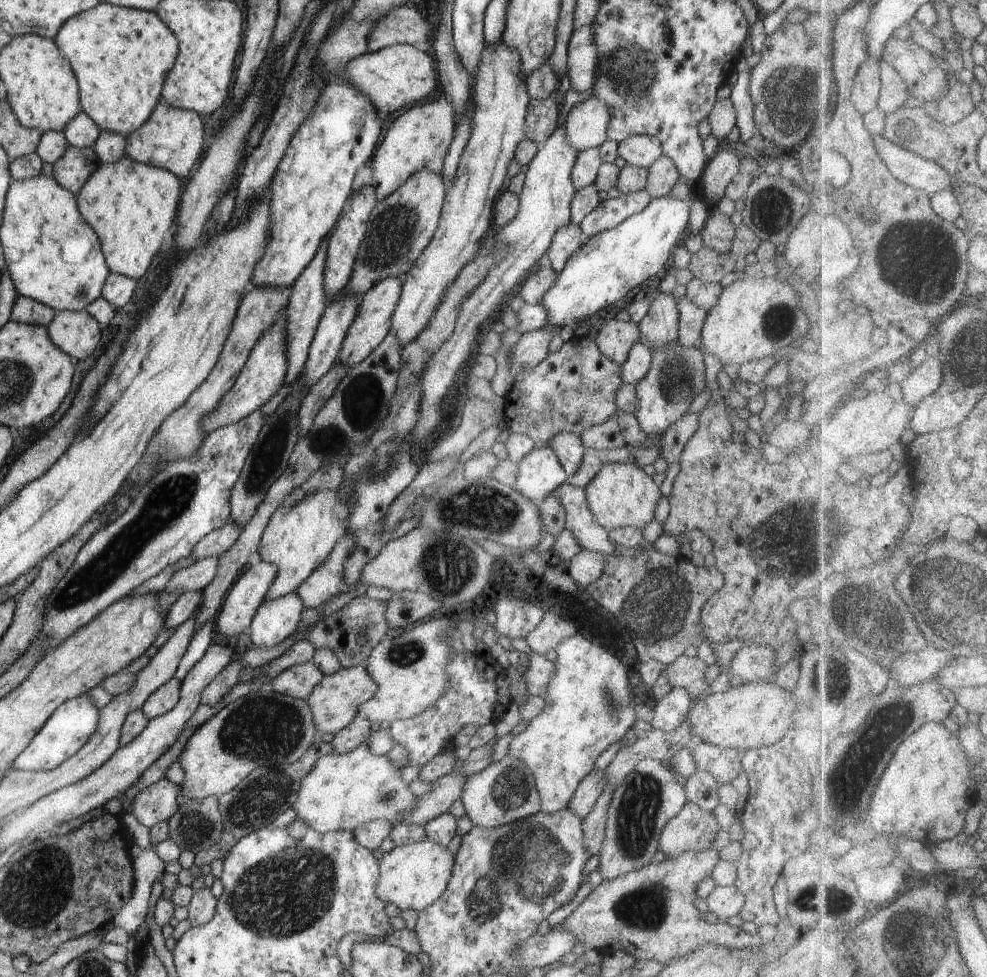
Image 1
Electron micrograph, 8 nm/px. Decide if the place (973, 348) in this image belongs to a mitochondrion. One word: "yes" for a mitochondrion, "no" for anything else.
yes

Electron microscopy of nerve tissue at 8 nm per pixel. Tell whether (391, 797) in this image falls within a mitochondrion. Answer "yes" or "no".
yes

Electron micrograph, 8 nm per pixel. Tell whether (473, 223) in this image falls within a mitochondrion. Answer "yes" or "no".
no

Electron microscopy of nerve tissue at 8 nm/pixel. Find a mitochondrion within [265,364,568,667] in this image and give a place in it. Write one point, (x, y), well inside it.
(359, 402)

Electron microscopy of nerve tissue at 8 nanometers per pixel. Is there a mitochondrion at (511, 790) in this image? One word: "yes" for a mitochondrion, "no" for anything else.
yes

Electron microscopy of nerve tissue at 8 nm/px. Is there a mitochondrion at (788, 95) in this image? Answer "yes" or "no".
yes

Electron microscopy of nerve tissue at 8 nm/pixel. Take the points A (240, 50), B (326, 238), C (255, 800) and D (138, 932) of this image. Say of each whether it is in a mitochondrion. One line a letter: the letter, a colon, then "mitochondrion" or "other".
A: other
B: other
C: mitochondrion
D: other

